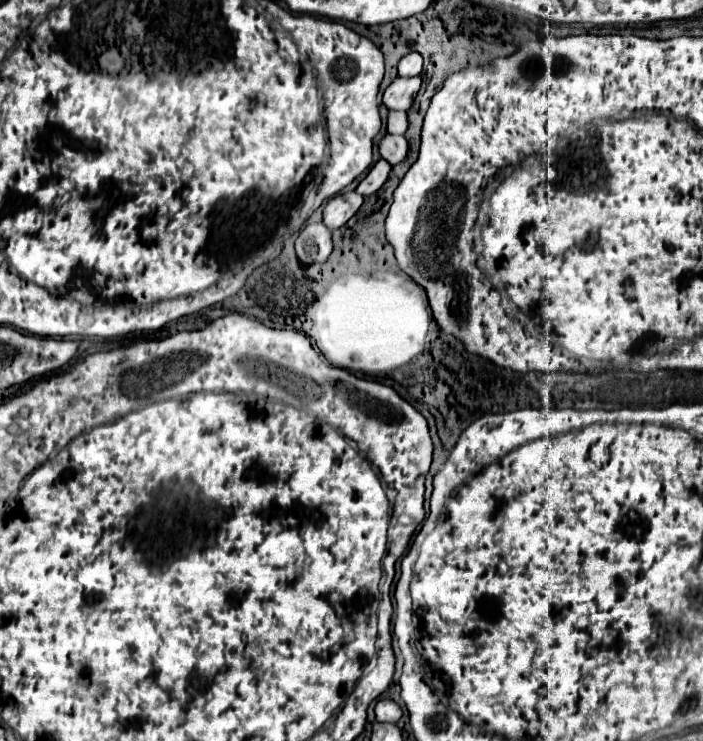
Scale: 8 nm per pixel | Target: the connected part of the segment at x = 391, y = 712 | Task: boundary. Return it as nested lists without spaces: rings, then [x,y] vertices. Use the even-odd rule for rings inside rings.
[[[380,699],[376,703],[376,721],[380,723],[398,723],[402,717],[402,709],[392,699]]]

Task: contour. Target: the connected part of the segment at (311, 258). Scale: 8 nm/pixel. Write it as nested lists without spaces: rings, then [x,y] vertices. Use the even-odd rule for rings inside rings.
[[[308,223],[298,239],[296,253],[302,263],[324,263],[332,253],[332,233],[324,223]]]

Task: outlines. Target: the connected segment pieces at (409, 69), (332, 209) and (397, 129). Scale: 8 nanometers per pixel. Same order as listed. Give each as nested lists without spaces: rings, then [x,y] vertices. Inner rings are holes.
[[[408,53],[398,63],[398,75],[400,77],[420,75],[420,71],[422,71],[422,55],[420,53]]]
[[[344,191],[340,195],[334,195],[332,199],[328,199],[322,217],[324,223],[330,229],[338,229],[342,227],[362,205],[362,195],[358,195],[356,191]]]
[[[390,111],[388,113],[388,133],[404,135],[408,129],[408,119],[404,111]]]

